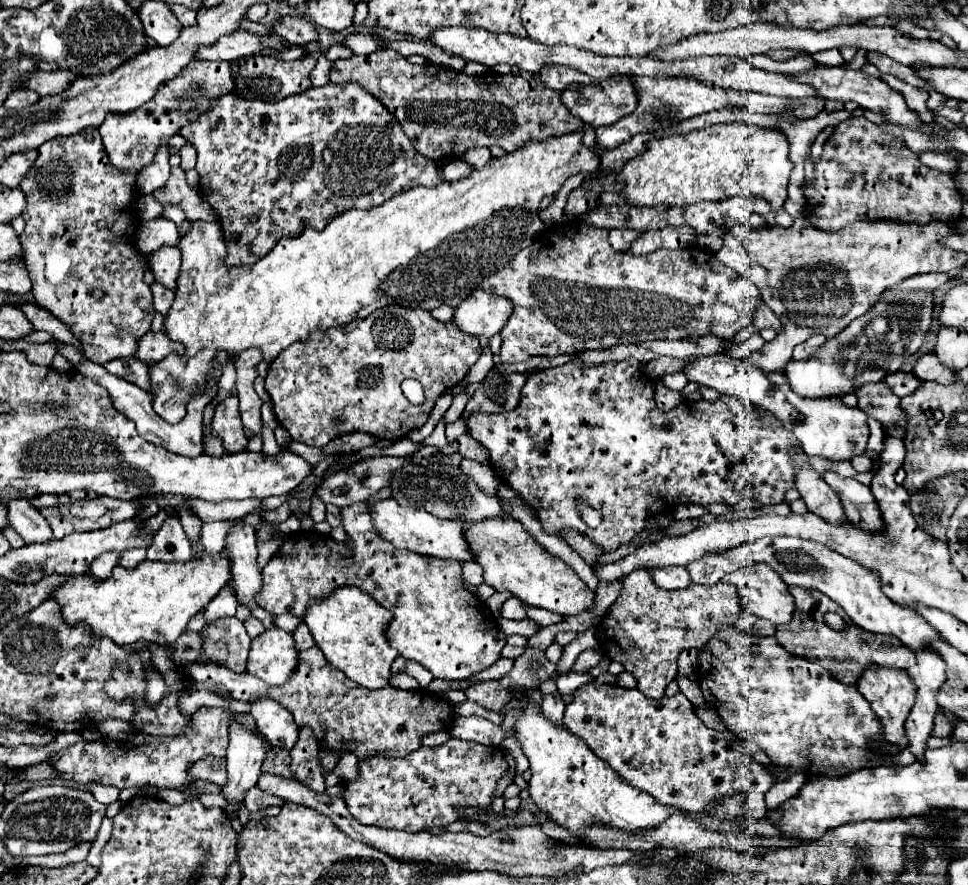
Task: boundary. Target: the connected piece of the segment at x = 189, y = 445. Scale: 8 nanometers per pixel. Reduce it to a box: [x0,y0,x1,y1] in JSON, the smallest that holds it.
[53,339,217,457]

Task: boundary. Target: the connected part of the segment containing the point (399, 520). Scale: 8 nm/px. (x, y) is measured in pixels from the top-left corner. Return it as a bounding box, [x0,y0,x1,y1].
[369,499,473,561]

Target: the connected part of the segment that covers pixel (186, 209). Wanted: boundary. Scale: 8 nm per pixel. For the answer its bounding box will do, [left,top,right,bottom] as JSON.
[153,165,217,223]

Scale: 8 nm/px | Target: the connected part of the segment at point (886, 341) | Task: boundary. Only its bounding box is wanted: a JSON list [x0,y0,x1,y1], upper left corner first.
[785,291,931,397]

